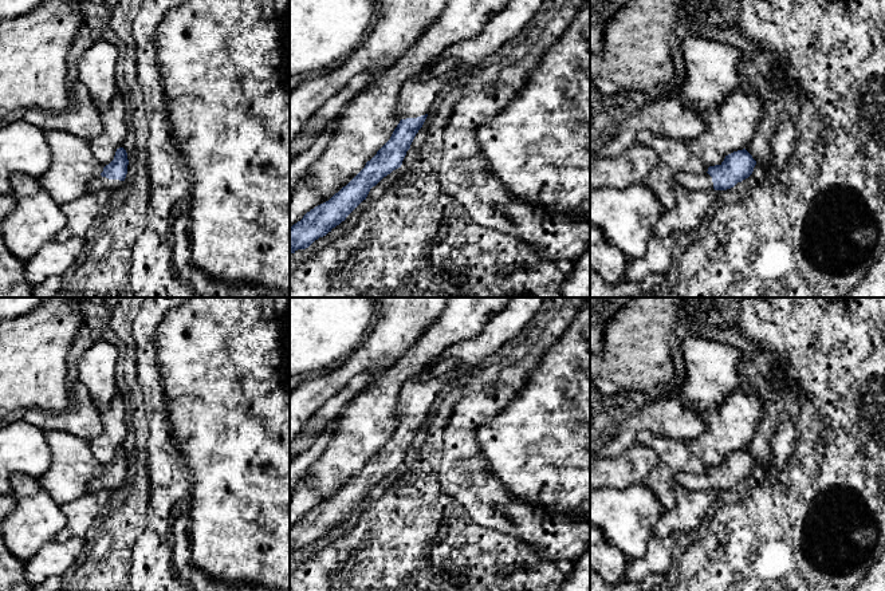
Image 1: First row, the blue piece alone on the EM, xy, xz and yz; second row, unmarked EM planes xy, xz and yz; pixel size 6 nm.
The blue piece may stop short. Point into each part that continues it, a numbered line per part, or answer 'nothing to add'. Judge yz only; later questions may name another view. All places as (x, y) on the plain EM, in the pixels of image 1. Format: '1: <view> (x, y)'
1: yz (703, 481)

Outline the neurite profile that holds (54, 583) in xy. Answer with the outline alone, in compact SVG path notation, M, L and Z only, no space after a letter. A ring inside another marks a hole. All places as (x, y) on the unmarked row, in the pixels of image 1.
M60 576L47 578L43 583L34 587L34 591L62 591Z

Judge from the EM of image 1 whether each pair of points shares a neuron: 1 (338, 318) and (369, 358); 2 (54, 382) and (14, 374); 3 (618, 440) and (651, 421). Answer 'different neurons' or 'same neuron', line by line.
1: different neurons
2: same neuron
3: same neuron

